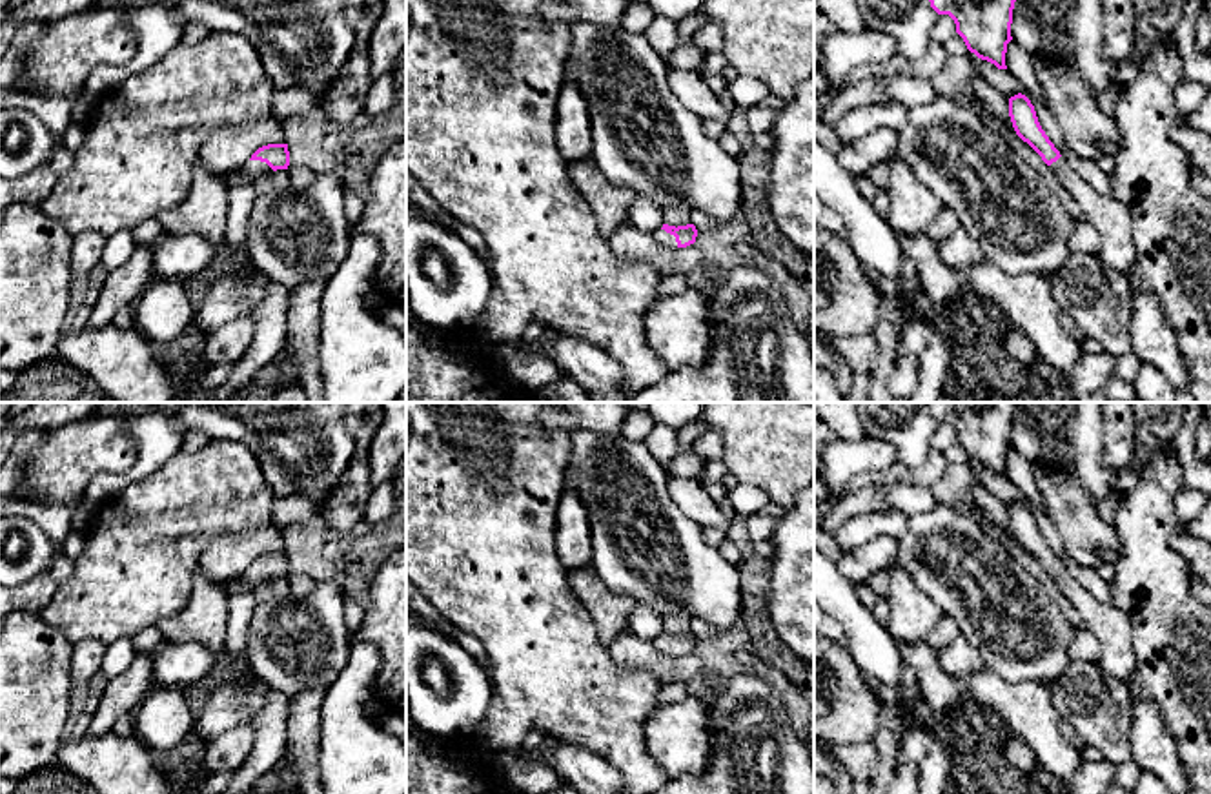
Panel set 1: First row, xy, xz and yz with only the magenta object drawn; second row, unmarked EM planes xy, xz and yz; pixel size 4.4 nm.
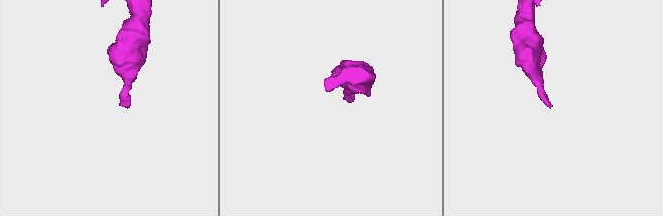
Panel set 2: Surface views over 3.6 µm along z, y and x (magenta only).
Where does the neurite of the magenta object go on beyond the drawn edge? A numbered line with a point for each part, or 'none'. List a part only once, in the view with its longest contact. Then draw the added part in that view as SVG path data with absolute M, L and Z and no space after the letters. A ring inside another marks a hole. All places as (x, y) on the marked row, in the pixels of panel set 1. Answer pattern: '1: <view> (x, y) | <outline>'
1: xy (254, 170) | M248 160L242 168L244 177L251 182L251 186L262 177L271 173L273 169L260 160Z

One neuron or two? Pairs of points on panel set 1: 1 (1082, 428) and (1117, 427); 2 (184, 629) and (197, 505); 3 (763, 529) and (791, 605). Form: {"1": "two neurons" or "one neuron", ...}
{"1": "two neurons", "2": "two neurons", "3": "two neurons"}

